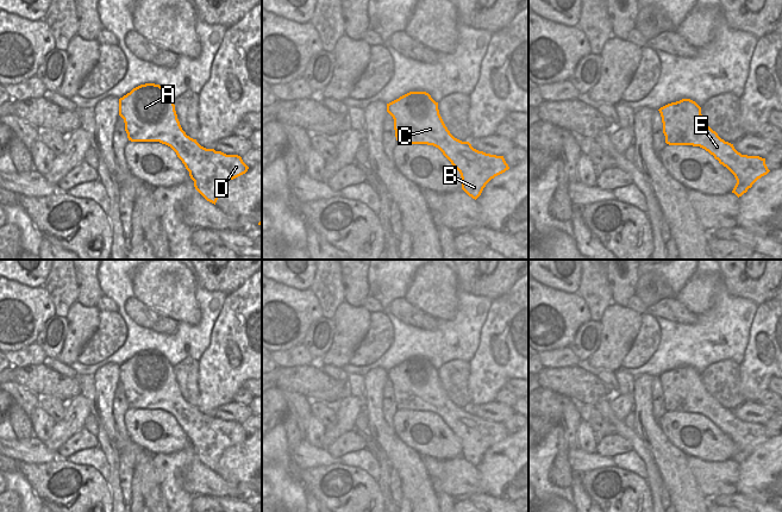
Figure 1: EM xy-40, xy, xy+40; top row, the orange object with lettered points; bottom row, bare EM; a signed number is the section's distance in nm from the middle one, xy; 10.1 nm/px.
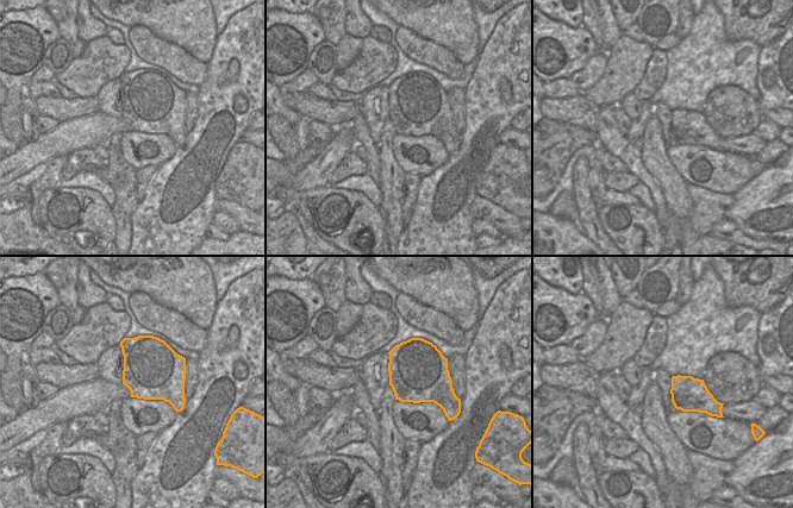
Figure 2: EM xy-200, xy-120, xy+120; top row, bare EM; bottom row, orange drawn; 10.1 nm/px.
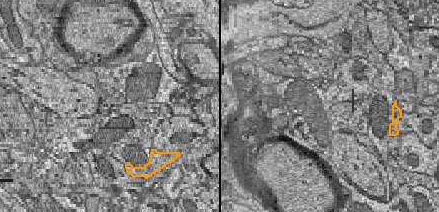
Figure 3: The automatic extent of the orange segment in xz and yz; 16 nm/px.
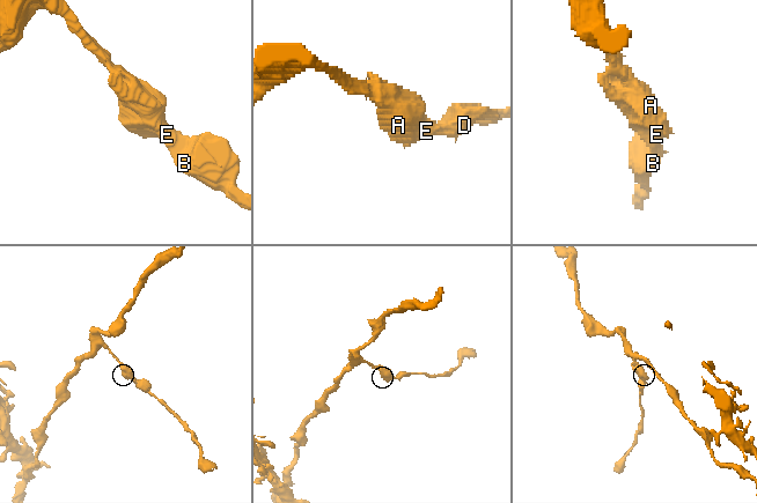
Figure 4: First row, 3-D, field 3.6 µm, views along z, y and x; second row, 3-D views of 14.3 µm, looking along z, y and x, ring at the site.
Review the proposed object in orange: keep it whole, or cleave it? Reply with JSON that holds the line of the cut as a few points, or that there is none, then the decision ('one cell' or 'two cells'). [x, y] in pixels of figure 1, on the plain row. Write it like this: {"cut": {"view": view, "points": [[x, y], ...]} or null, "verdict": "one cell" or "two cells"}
{"cut": null, "verdict": "one cell"}

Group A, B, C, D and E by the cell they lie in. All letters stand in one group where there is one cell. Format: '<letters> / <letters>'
A B C D E

